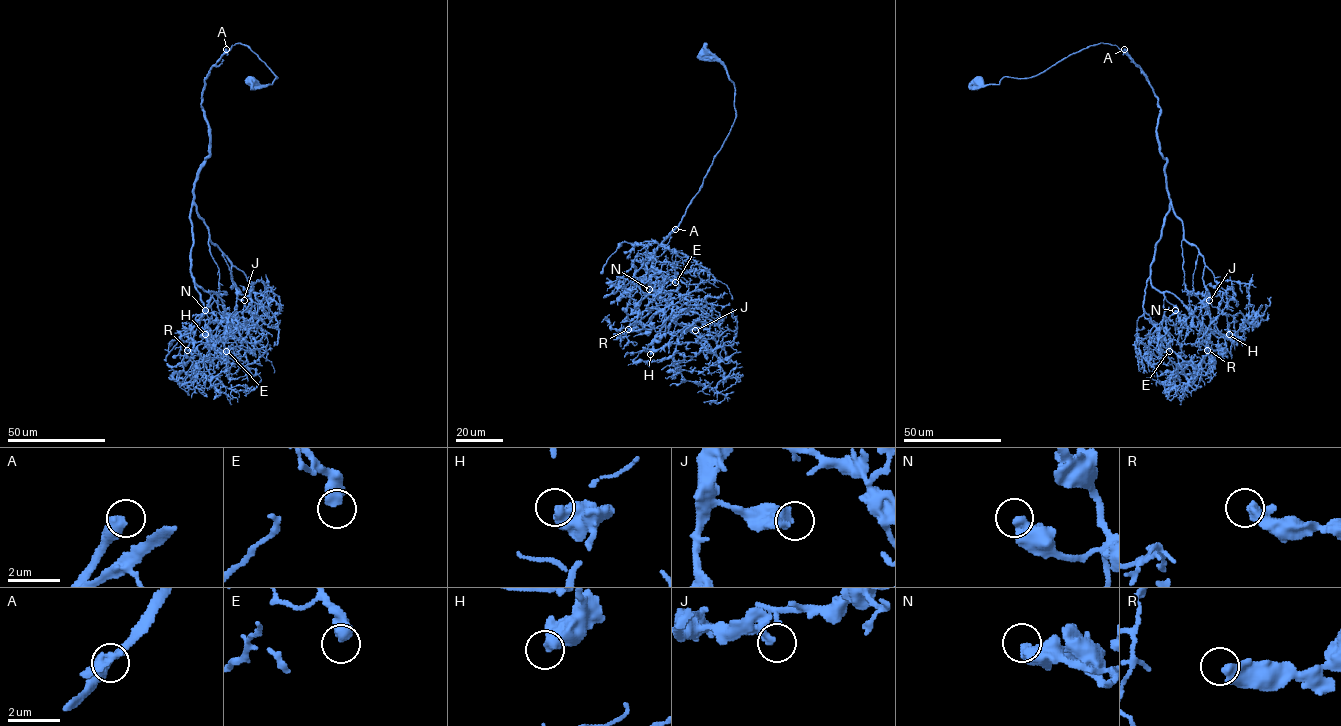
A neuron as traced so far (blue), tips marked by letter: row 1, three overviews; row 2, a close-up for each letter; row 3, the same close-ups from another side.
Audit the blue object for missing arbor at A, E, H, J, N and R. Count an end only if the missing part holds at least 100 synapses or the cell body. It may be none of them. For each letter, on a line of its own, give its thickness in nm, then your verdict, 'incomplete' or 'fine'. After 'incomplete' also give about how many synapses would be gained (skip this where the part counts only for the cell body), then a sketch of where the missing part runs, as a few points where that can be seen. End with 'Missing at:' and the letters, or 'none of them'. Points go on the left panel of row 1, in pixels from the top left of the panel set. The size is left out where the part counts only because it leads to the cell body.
A: calibre 600 nm; incomplete; 1000 synapses
E: calibre 550 nm; fine
H: calibre 600 nm; fine
J: calibre 420 nm; fine
N: calibre 460 nm; fine
R: calibre 500 nm; fine
Missing at: A

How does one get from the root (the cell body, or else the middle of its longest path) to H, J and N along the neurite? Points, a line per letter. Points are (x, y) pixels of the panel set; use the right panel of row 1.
H: (978, 80), (1031, 77), (1101, 43), (1128, 56), (1157, 97), (1167, 160), (1151, 284), (1229, 334)
J: (978, 80), (1031, 77), (1101, 43), (1125, 52), (1157, 97), (1168, 198), (1183, 237), (1203, 258), (1209, 300)
N: (978, 80), (1031, 77), (1101, 43), (1142, 71), (1160, 108), (1170, 200), (1151, 282), (1175, 310)

